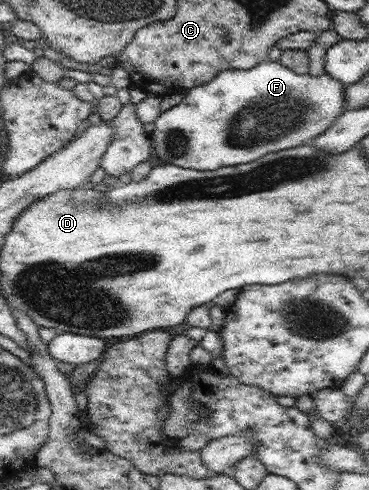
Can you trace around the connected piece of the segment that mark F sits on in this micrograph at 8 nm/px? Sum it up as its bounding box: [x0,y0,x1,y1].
[150,60,345,171]

